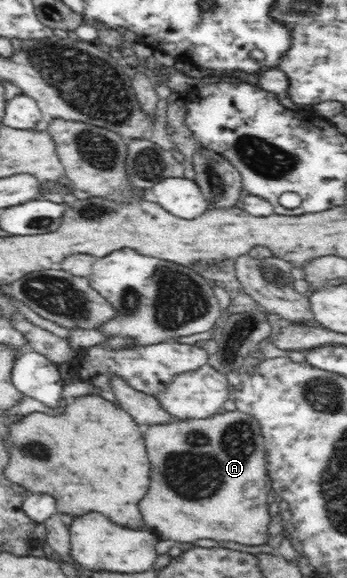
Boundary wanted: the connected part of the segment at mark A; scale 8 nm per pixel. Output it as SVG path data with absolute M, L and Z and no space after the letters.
M223 410L204 419L174 419L166 425L151 425L143 438L152 465L152 485L148 487L148 497L140 501L140 513L154 534L180 544L197 543L200 539L234 541L242 545L264 545L270 541L264 436L252 414Z

